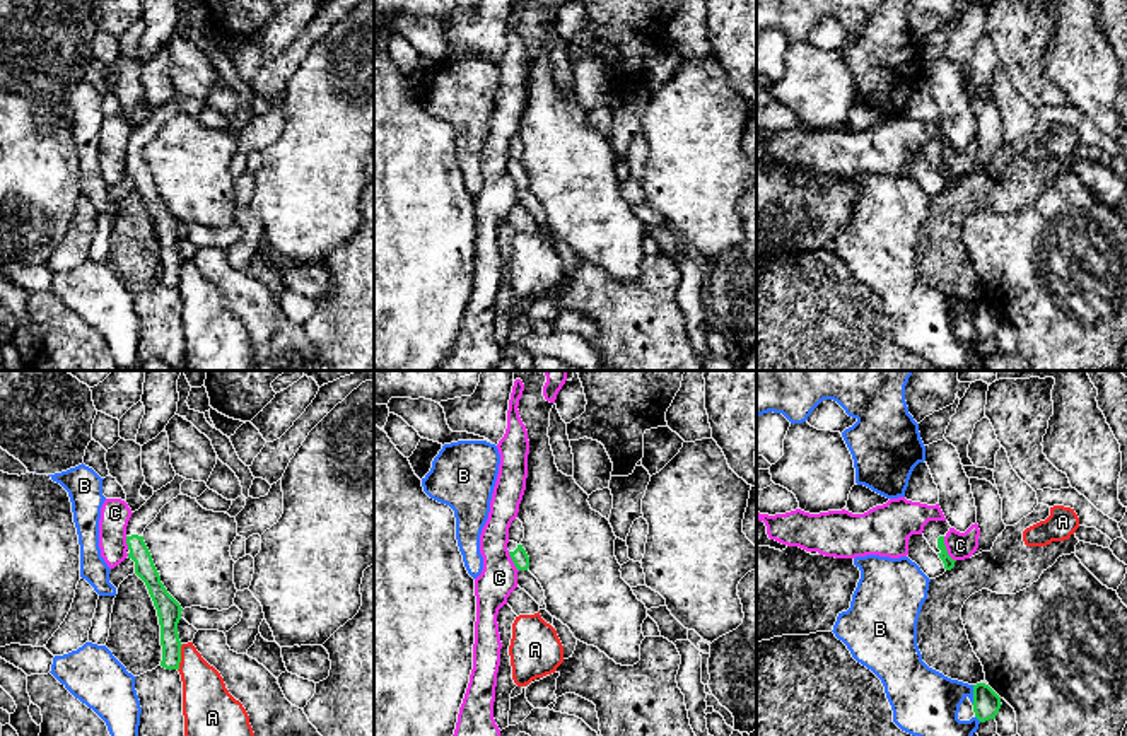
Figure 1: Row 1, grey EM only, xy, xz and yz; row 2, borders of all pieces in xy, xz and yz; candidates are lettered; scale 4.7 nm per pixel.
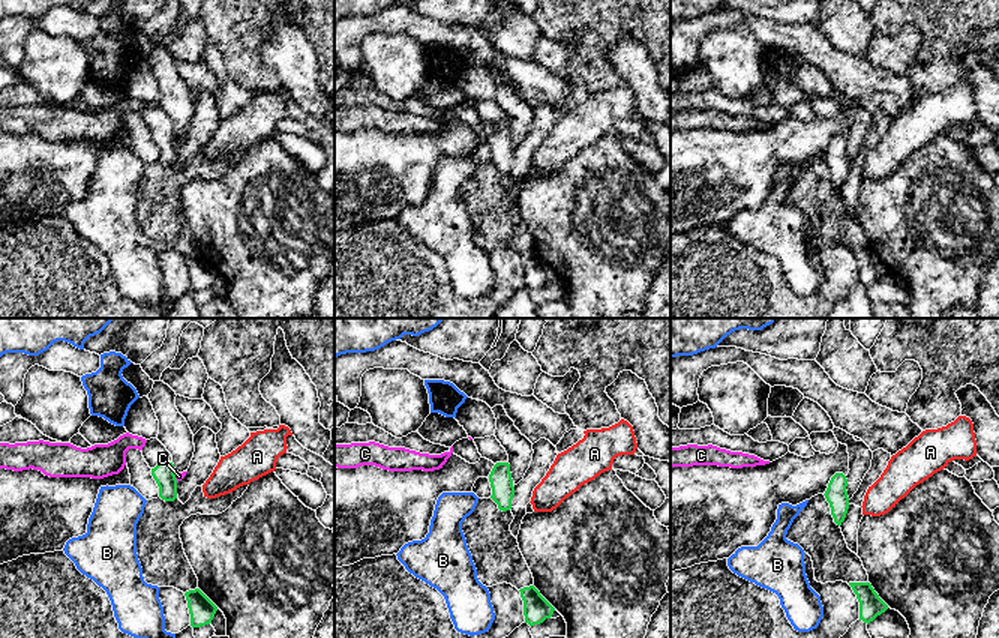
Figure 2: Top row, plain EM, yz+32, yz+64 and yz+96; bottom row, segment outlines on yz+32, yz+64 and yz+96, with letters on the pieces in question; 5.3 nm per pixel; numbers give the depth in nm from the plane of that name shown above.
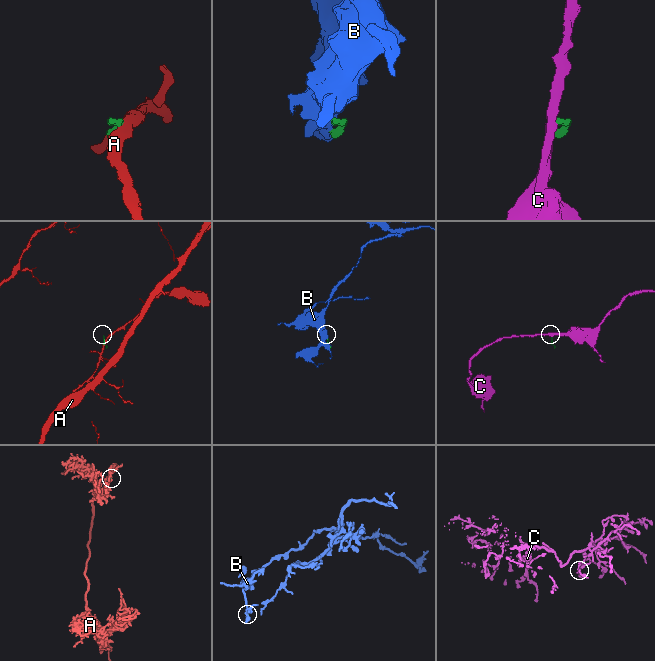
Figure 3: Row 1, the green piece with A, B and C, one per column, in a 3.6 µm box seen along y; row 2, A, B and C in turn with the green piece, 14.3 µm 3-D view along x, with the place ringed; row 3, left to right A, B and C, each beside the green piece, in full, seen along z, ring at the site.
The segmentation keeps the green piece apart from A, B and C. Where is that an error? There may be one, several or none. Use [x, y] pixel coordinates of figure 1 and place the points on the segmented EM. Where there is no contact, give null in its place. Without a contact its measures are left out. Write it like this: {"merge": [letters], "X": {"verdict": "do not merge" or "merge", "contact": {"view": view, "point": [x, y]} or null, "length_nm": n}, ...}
{"merge": [], "A": {"verdict": "do not merge", "contact": {"view": "xy", "point": [180, 658]}, "length_nm": 130}, "B": {"verdict": "do not merge", "contact": {"view": "yz", "point": [974, 695]}, "length_nm": 100}, "C": {"verdict": "do not merge", "contact": {"view": "yz", "point": [945, 549]}, "length_nm": 130}}

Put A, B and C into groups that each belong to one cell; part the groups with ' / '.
A / B / C

